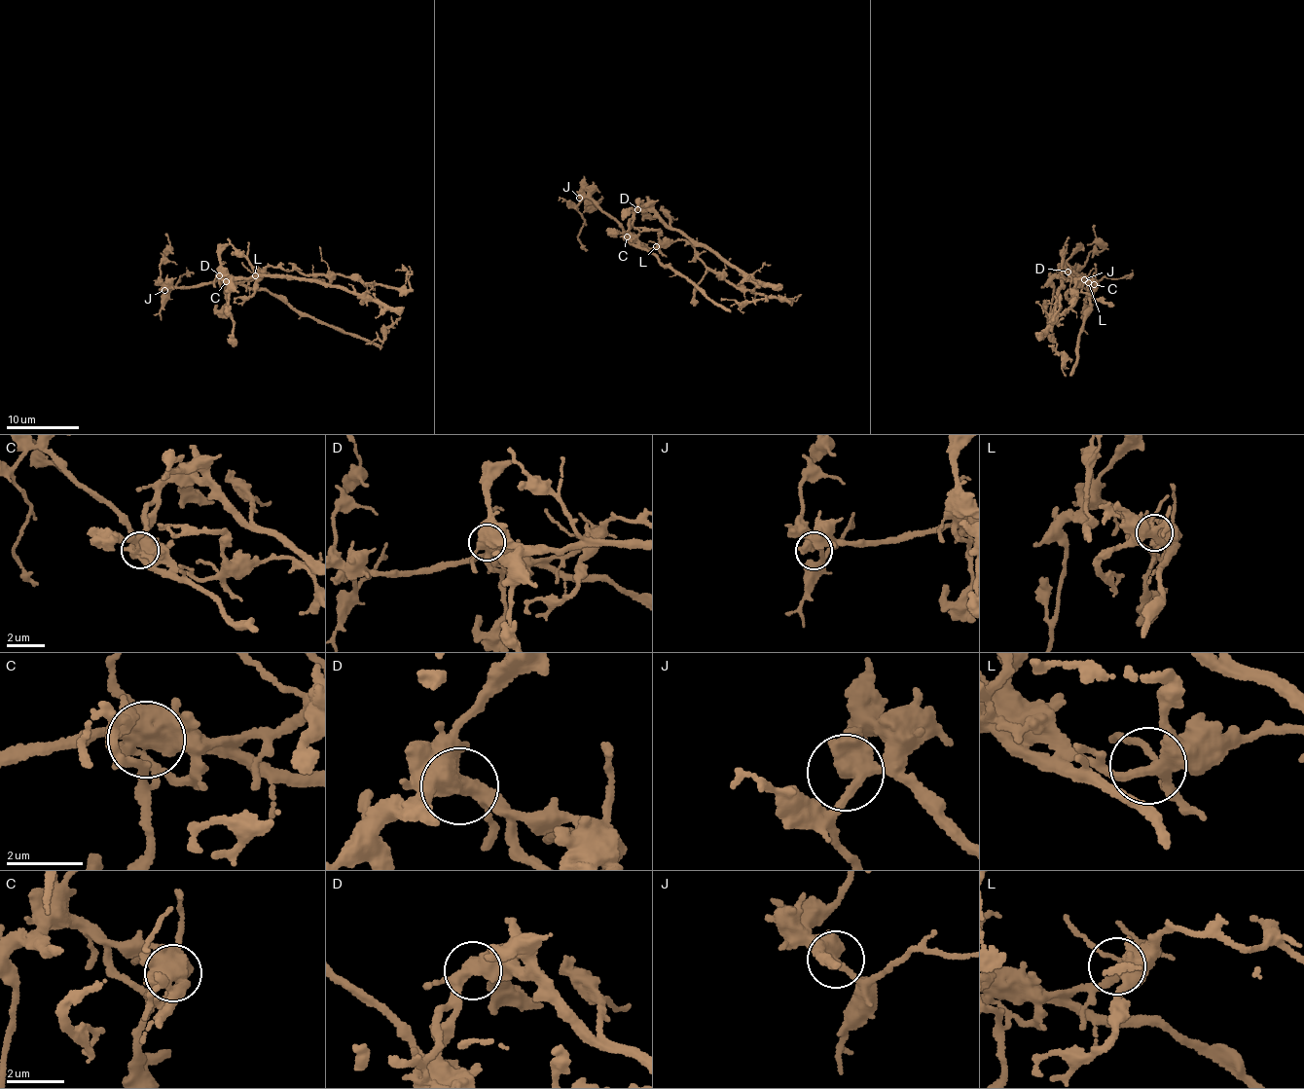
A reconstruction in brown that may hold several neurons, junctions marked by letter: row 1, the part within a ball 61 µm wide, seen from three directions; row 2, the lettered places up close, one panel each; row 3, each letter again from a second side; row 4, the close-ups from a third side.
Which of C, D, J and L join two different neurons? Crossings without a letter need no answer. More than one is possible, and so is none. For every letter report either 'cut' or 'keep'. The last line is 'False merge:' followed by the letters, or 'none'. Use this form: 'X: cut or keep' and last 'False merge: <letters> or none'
C: cut
D: cut
J: keep
L: keep
False merge: C, D

